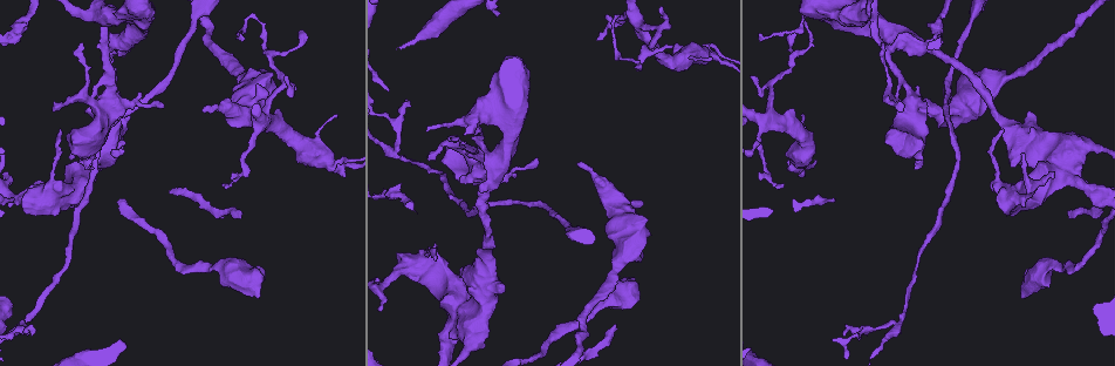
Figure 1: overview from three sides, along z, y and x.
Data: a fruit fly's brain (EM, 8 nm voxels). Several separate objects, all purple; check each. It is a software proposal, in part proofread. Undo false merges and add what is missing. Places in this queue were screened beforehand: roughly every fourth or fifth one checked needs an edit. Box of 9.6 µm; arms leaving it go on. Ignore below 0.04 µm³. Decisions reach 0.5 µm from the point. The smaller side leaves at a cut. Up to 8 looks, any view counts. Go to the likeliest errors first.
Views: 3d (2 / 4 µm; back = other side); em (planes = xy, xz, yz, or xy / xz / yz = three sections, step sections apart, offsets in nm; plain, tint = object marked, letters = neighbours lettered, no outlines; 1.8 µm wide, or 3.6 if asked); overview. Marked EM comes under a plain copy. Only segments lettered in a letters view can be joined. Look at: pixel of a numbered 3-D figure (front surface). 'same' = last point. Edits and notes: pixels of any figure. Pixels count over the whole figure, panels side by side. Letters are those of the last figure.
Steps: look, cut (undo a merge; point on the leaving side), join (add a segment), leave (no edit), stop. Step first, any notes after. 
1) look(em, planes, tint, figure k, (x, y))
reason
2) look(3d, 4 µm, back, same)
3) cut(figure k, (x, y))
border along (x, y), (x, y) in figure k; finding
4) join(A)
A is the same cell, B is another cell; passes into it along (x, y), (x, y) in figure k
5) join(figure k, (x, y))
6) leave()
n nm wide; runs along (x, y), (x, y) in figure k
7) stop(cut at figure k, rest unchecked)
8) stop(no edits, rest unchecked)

look(em, 3.6 µm, planes, tint, figure 1, (657, 28))
sharp bend

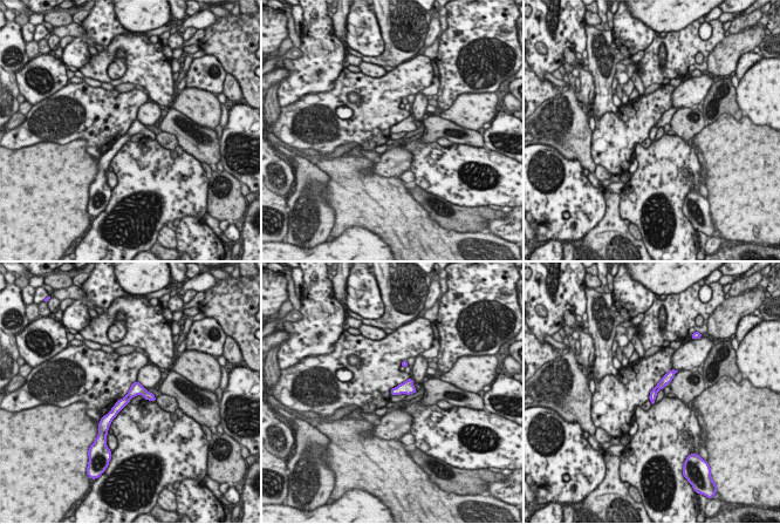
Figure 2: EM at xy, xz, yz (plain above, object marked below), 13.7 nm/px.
look(em, 3.6 µm, planes, letters, same)
see the neighbours

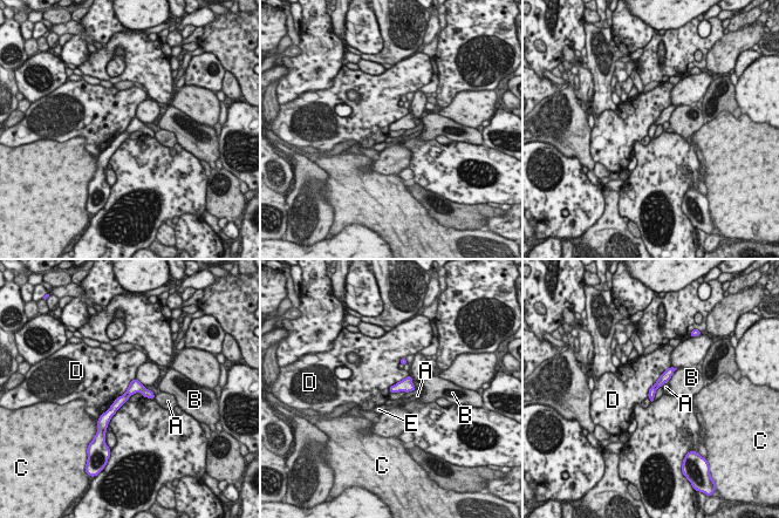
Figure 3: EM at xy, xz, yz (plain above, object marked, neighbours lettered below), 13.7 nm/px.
leave()
D touches over 750 nm; A, B, C, D and E are other cells; border along (135, 377), (128, 388), (98, 417) in figure 3; all the same neuron

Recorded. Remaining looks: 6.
look(3d, 4 µm, figure 1, (83, 166))
thick end

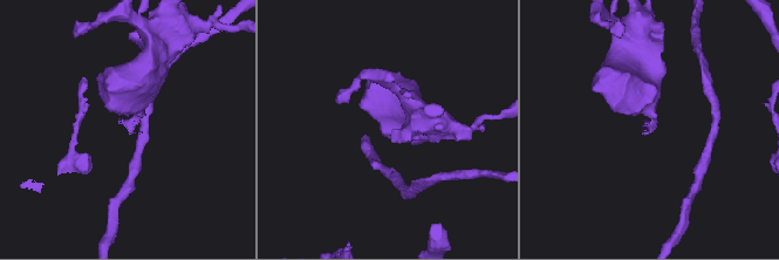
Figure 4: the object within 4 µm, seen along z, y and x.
look(em, 3.6 µm, planes, letters, figure 4, (127, 129))
now the EM

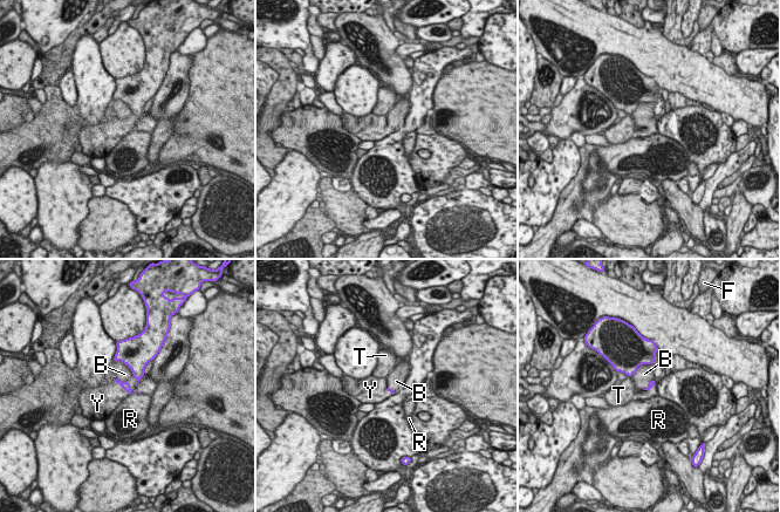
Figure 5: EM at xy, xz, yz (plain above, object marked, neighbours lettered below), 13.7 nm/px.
join(Y)
Y is the same cell, B, F, R and T are other cells; passes into it along (125, 386), (122, 387), (108, 397) in figure 5; it goes on there

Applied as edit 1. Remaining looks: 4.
look(3d, 4 µm, figure 1, (703, 54))

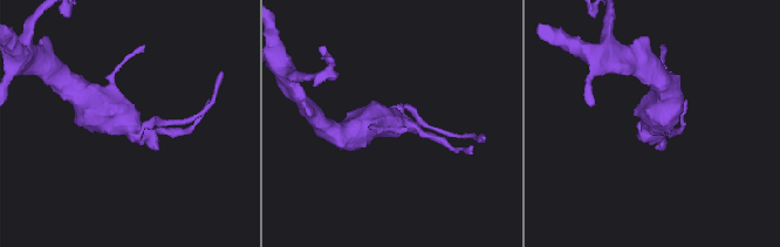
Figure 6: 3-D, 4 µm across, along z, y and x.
look(em, 3.6 µm, xz, step 8, tint, figure 6, (657, 128))
need the tissue

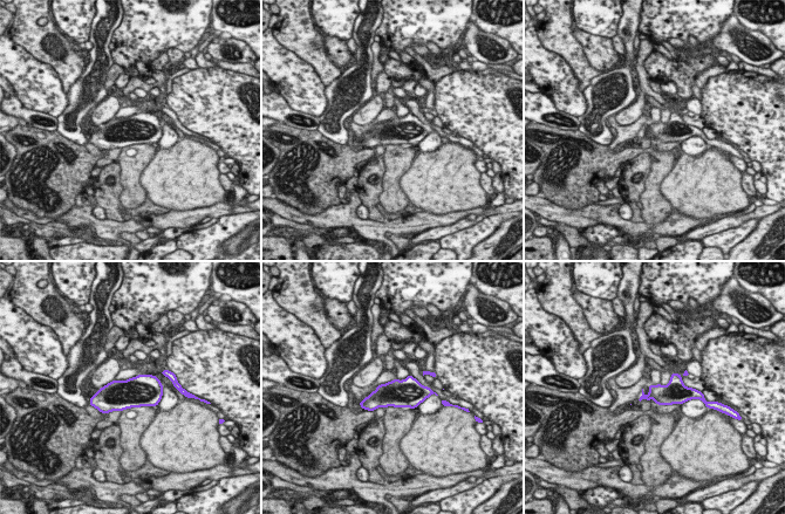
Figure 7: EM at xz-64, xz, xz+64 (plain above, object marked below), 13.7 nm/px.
look(em, 3.6 µm, planes, letters, same)

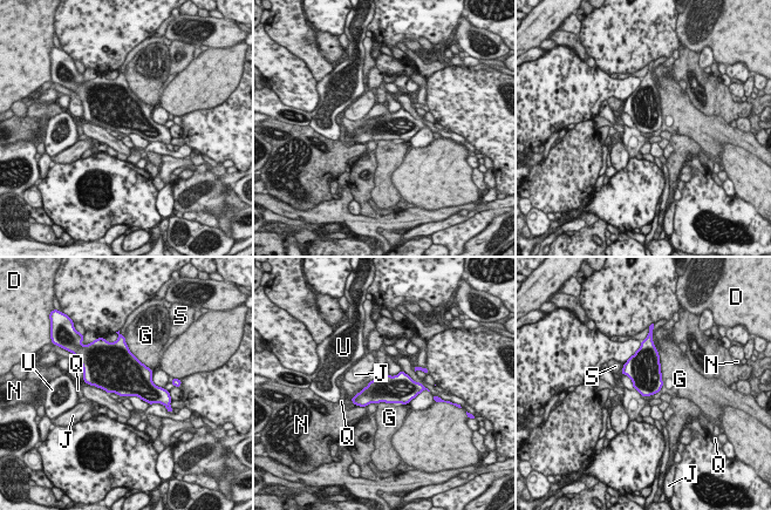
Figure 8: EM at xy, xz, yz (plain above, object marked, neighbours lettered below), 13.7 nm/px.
leave()
D, G, J, N, Q, S and U are other cells; border along (655, 348), (660, 364), (661, 390) in figure 8; all the same neuron

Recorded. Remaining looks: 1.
stop(join at figure 5, rest unchecked)

